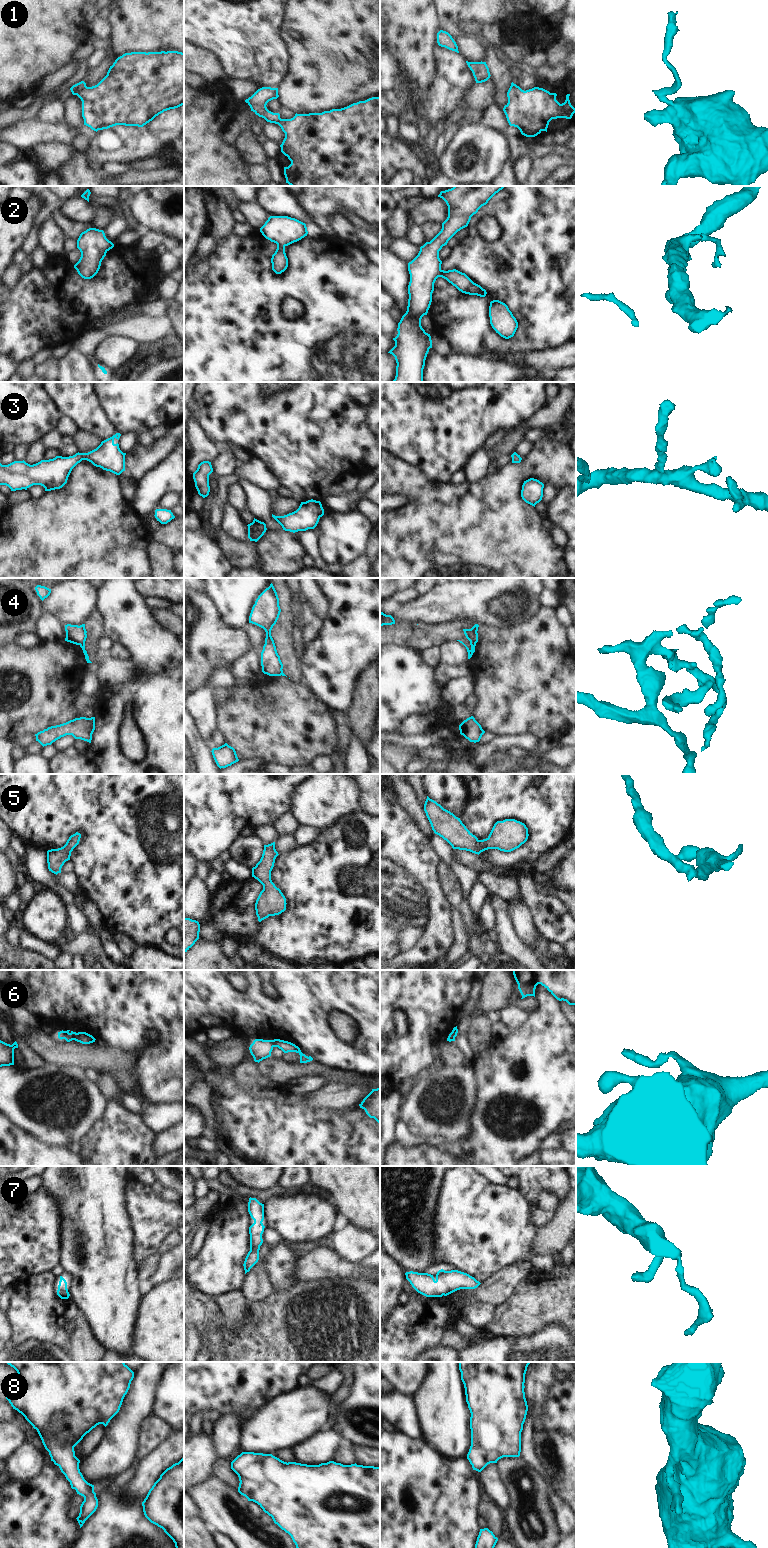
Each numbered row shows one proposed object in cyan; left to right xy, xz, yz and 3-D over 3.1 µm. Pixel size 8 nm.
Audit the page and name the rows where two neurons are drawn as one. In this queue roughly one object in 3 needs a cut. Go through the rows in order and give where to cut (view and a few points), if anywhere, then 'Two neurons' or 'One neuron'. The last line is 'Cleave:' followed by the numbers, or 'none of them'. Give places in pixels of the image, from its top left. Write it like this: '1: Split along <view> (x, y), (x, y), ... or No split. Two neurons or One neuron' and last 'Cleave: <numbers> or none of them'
1: Split along xy (86, 86), (76, 94). Two neurons
2: No split. One neuron
3: No split. One neuron
4: Split along yz (464, 630), (476, 631). Two neurons
5: No split. One neuron
6: Split along xy (77, 1033), (74, 1039). Two neurons
7: No split. One neuron
8: No split. One neuron
Cleave: 1, 4, 6

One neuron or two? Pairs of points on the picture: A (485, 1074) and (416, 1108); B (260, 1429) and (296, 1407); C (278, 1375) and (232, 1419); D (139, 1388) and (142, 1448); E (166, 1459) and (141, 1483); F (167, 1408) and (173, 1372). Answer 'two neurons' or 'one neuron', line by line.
A: two neurons
B: one neuron
C: two neurons
D: two neurons
E: one neuron
F: one neuron

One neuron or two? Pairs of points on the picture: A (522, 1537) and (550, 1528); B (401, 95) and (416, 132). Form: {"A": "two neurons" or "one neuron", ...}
{"A": "one neuron", "B": "two neurons"}

